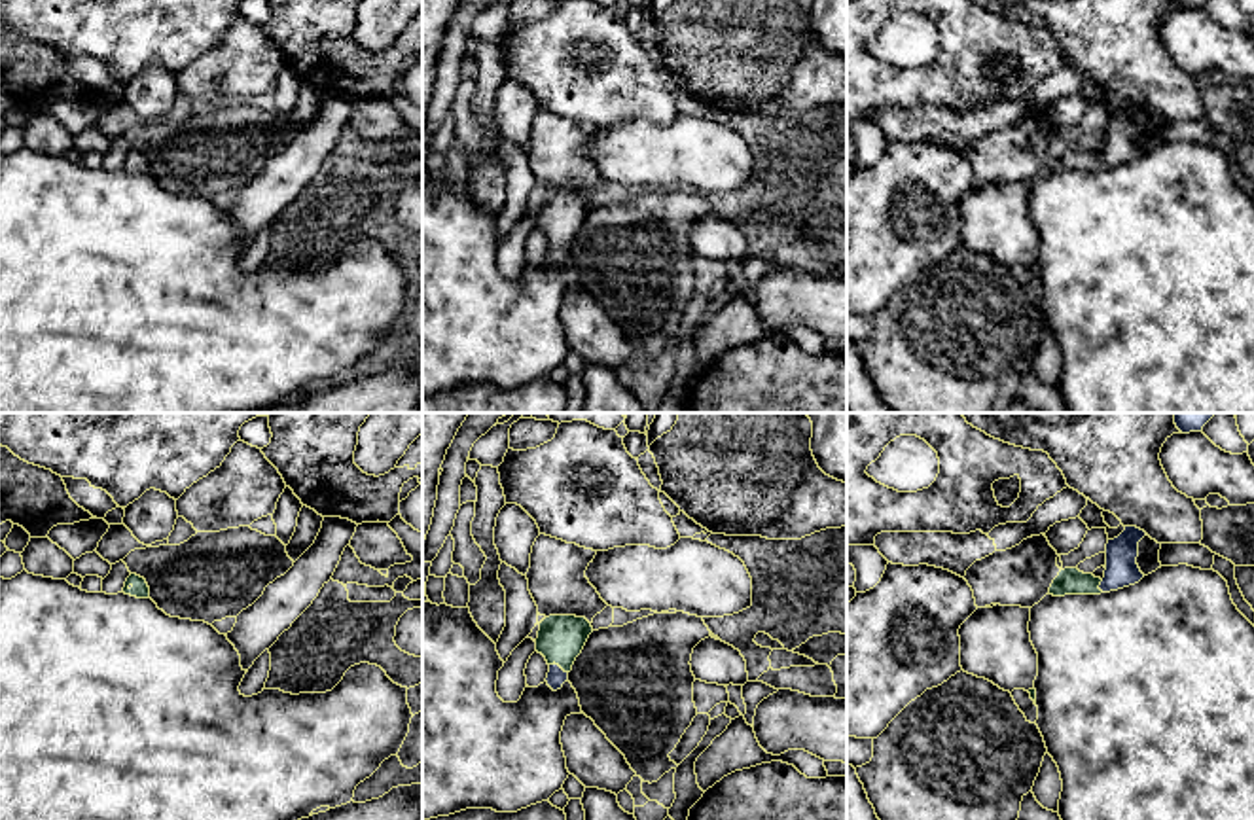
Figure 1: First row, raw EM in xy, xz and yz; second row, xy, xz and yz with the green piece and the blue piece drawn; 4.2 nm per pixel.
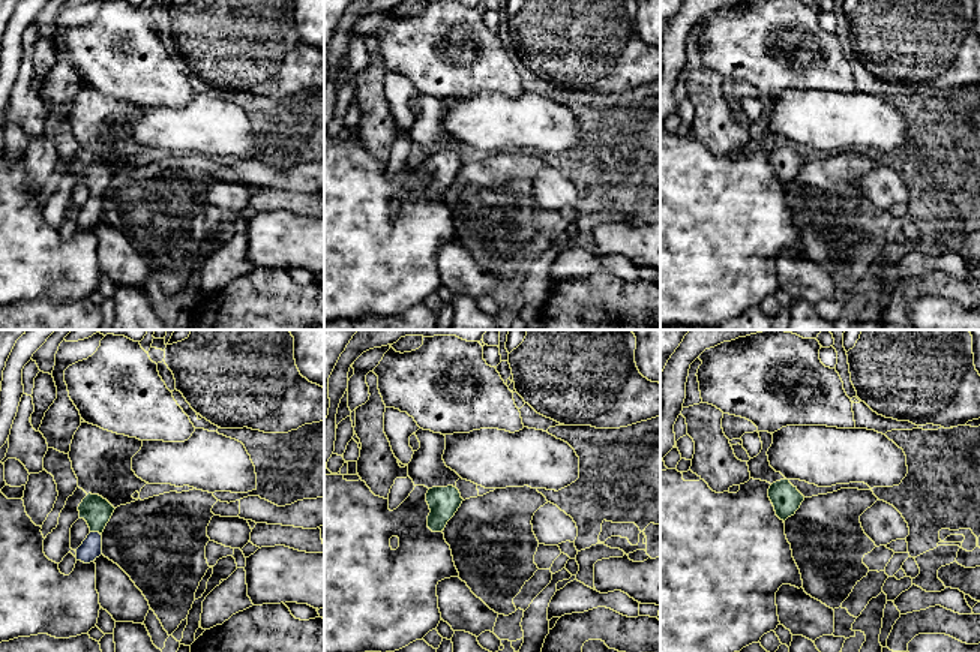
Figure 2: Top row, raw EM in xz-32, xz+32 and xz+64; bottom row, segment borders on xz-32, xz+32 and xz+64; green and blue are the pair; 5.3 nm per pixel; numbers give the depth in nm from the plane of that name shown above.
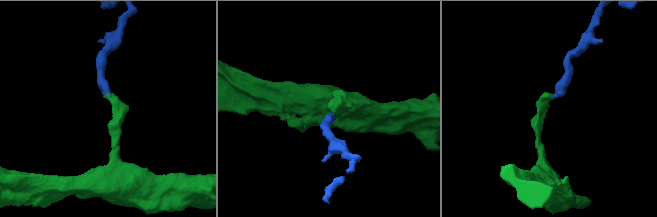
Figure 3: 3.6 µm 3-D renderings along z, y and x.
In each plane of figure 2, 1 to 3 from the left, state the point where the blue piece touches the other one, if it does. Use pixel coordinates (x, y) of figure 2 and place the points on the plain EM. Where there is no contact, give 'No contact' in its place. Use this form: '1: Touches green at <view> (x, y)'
1: Touches green at xz-32 (95, 195)
2: No contact
3: No contact

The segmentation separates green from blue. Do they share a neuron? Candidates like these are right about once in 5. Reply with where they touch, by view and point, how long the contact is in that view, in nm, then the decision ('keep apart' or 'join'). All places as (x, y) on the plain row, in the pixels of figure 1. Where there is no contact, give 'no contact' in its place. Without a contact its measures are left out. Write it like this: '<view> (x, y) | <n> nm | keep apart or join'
xz (559, 241) | 90 nm | join

